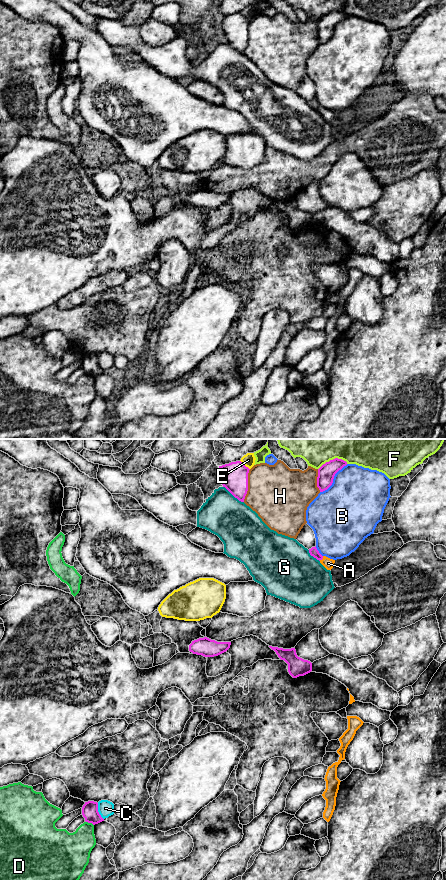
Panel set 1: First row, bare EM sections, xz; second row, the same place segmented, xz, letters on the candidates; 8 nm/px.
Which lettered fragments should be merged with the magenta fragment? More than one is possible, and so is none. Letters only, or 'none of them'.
A

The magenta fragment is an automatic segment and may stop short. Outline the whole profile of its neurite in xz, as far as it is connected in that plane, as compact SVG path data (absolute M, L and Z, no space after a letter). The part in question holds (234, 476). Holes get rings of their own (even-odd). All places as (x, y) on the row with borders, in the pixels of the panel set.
M236 461L219 466L217 471L223 487L241 502L244 502L248 491L249 470L241 461Z

